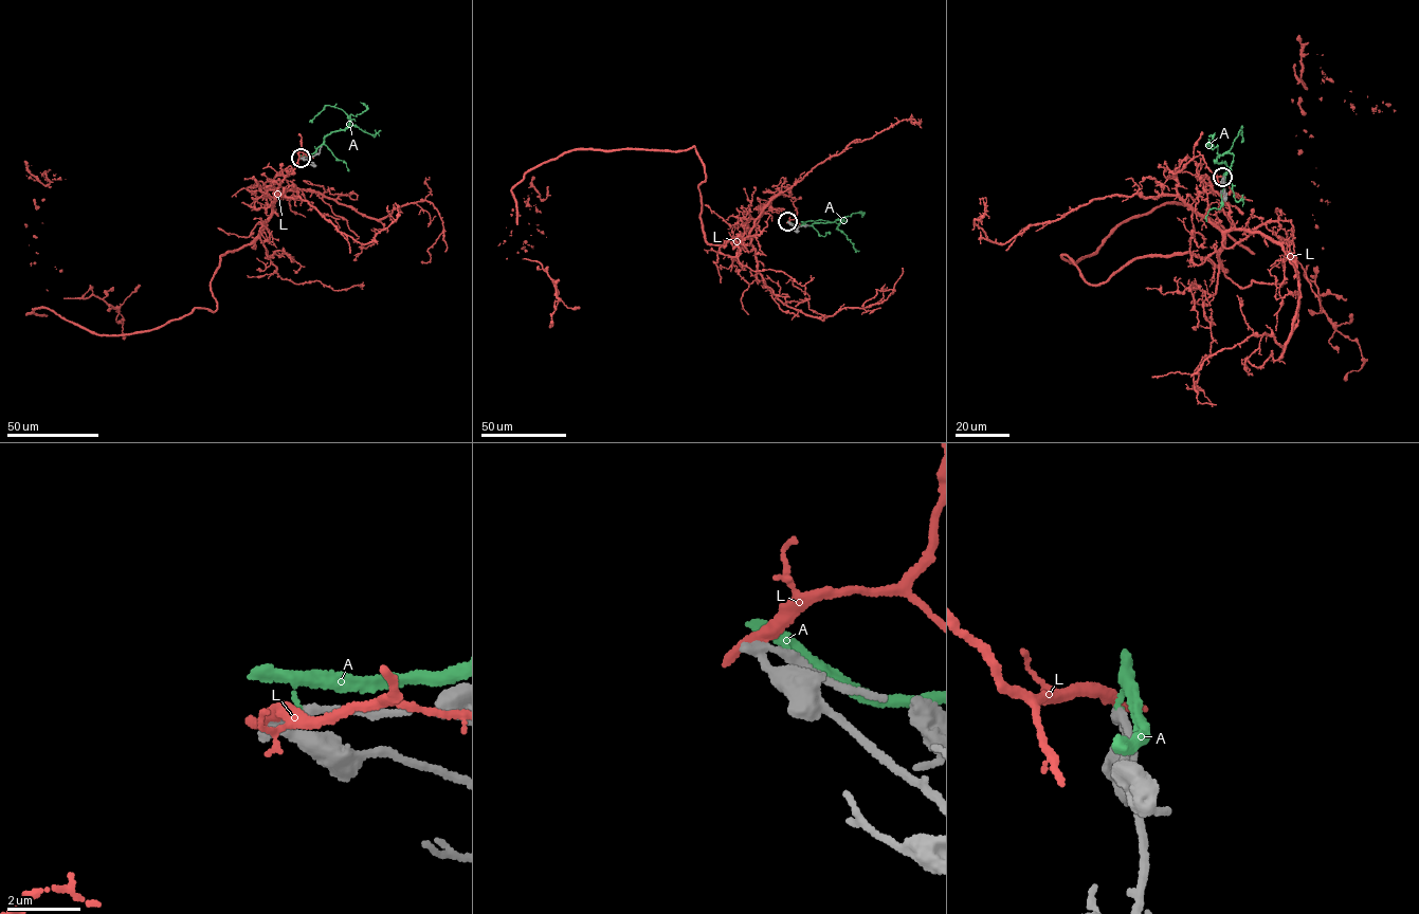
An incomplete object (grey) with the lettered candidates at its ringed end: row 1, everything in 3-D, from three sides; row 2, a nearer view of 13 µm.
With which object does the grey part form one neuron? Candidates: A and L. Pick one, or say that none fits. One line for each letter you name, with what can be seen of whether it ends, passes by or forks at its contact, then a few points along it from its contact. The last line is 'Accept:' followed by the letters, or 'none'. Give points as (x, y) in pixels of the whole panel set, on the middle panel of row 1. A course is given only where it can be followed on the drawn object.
Accept: none

